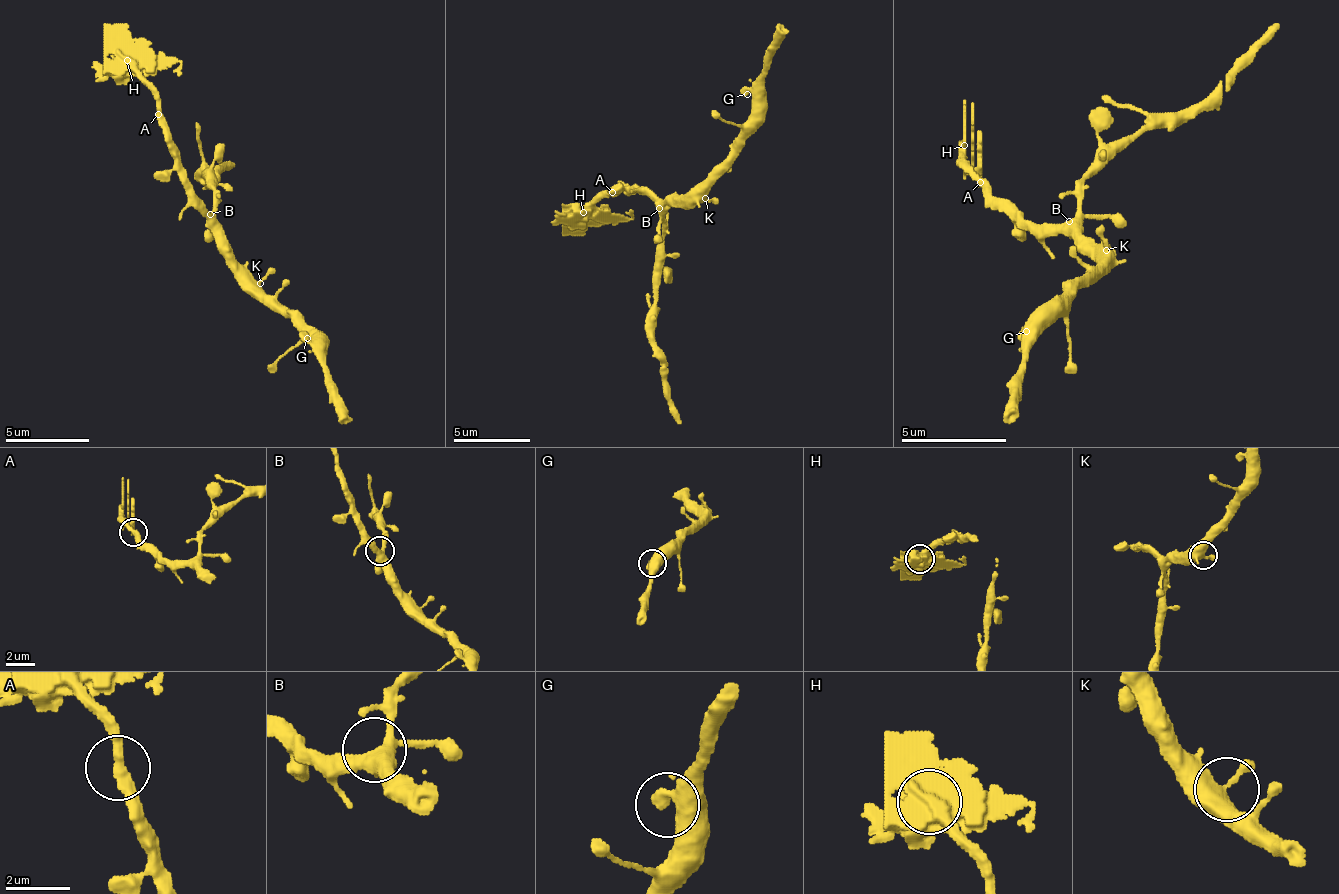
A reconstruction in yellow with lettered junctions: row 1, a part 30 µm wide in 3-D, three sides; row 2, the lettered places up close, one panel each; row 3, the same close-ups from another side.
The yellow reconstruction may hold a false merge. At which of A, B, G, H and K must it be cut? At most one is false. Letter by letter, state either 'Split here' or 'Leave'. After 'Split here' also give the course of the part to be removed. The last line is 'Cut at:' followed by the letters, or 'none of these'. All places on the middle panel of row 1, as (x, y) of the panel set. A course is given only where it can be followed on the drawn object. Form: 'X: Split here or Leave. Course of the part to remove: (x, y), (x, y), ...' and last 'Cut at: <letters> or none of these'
A: Leave
B: Leave
G: Leave
H: Split here. Course of the part to remove: (582, 212), (578, 204), (594, 214), (621, 214), (632, 220)
K: Leave
Cut at: H

